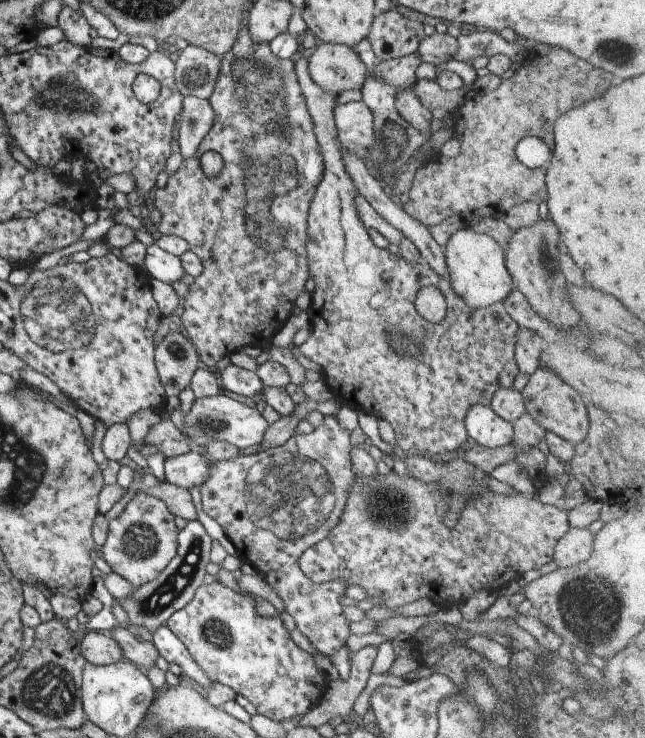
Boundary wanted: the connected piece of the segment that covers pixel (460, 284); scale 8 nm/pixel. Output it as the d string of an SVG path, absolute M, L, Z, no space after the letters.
M465 225L448 239L443 247L450 287L472 309L488 307L502 300L513 290L513 282L504 265L503 251L493 238L477 233Z

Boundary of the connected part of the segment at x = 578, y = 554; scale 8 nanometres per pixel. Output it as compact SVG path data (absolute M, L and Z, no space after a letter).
M570 528L554 546L552 560L561 569L579 564L587 560L593 543L593 534L589 530Z

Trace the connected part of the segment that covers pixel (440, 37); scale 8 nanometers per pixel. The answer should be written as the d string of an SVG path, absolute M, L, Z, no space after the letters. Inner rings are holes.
M433 33L419 43L415 53L420 56L421 63L429 63L436 67L441 62L453 59L457 49L456 38L448 33Z

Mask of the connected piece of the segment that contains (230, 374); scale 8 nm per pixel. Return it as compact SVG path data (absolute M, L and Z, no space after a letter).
M228 363L219 372L219 380L221 380L219 385L221 388L225 388L237 396L245 396L245 398L259 395L263 388L262 382L253 371L242 369L232 363Z

